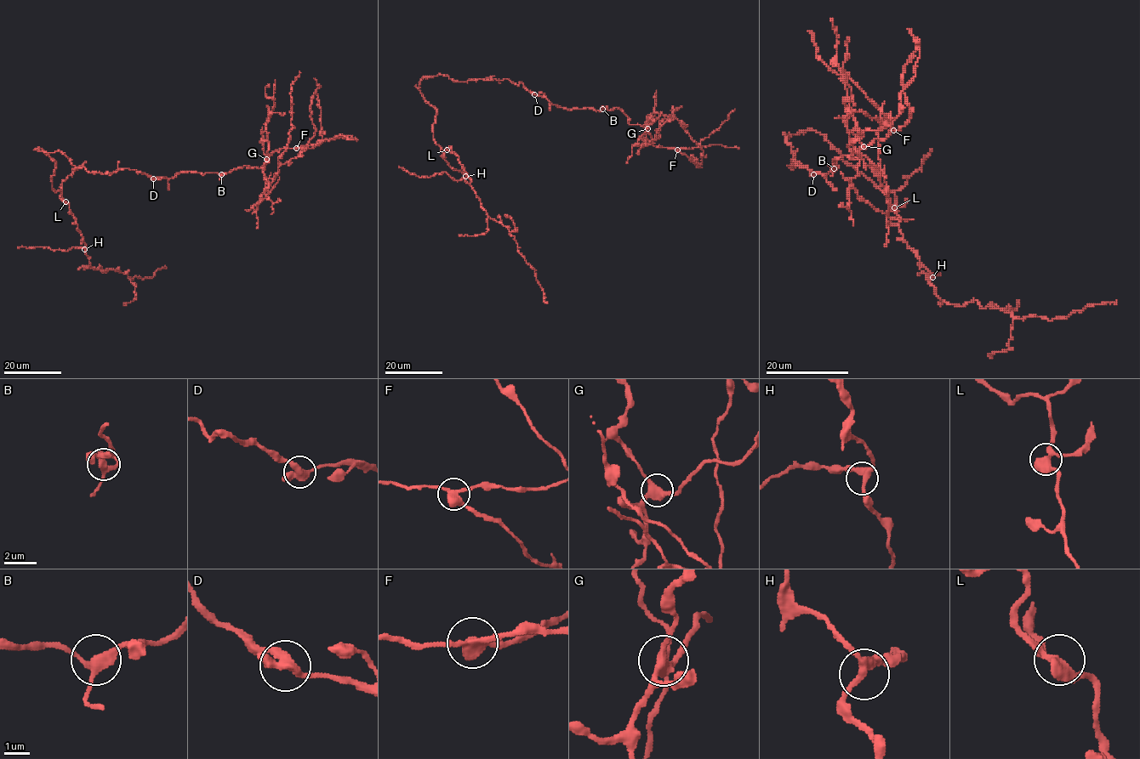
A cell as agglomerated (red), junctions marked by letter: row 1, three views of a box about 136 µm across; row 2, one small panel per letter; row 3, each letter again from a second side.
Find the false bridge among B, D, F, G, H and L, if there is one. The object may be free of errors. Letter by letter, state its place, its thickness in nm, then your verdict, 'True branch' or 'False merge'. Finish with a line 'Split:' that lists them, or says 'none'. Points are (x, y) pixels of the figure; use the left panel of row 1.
B: Place: (221, 174). Thickness 320 nm. True branch
D: Place: (153, 178). Thickness 360 nm. True branch
F: Place: (296, 148). Thickness 380 nm. False merge
G: Place: (266, 159). Thickness 340 nm. True branch
H: Place: (84, 249). Thickness 280 nm. True branch
L: Place: (65, 201). Thickness 360 nm. True branch
Split: F

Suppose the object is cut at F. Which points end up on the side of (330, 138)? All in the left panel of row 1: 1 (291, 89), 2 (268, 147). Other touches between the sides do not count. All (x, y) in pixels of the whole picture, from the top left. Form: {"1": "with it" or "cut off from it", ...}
{"1": "cut off from it", "2": "with it"}

